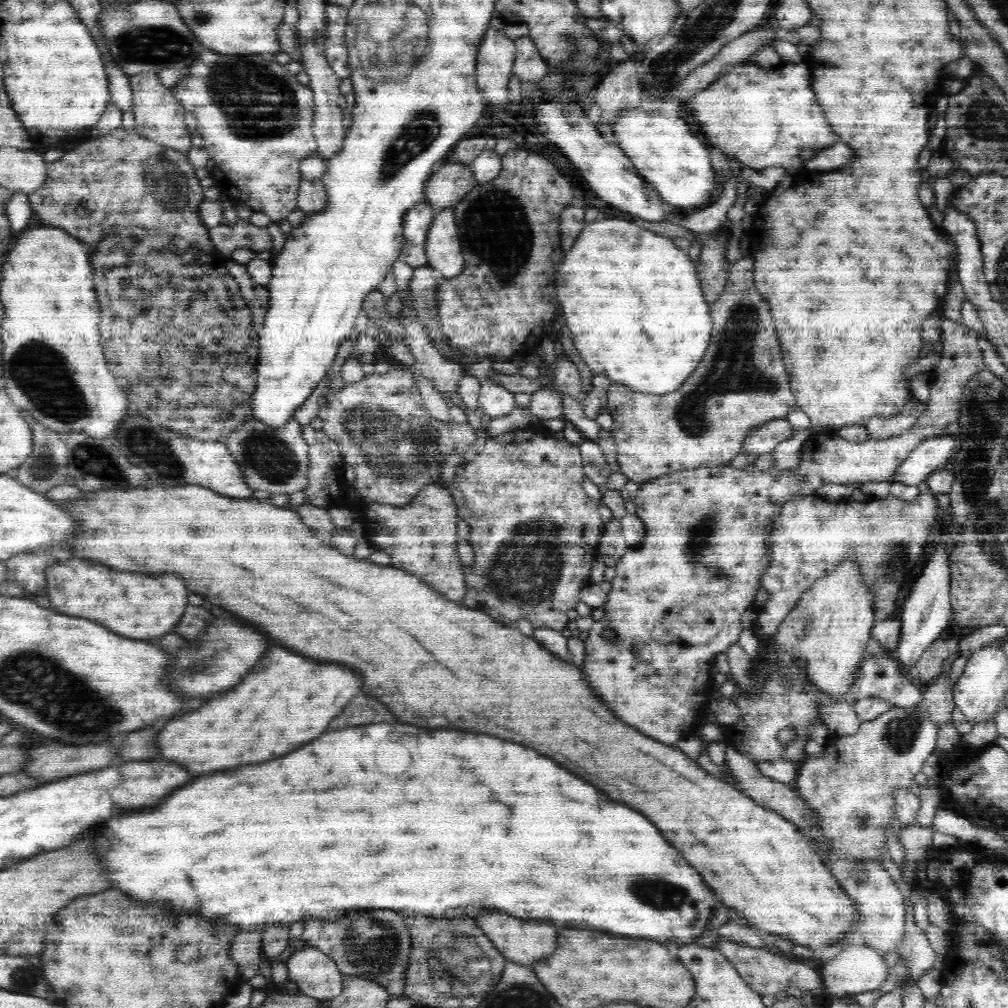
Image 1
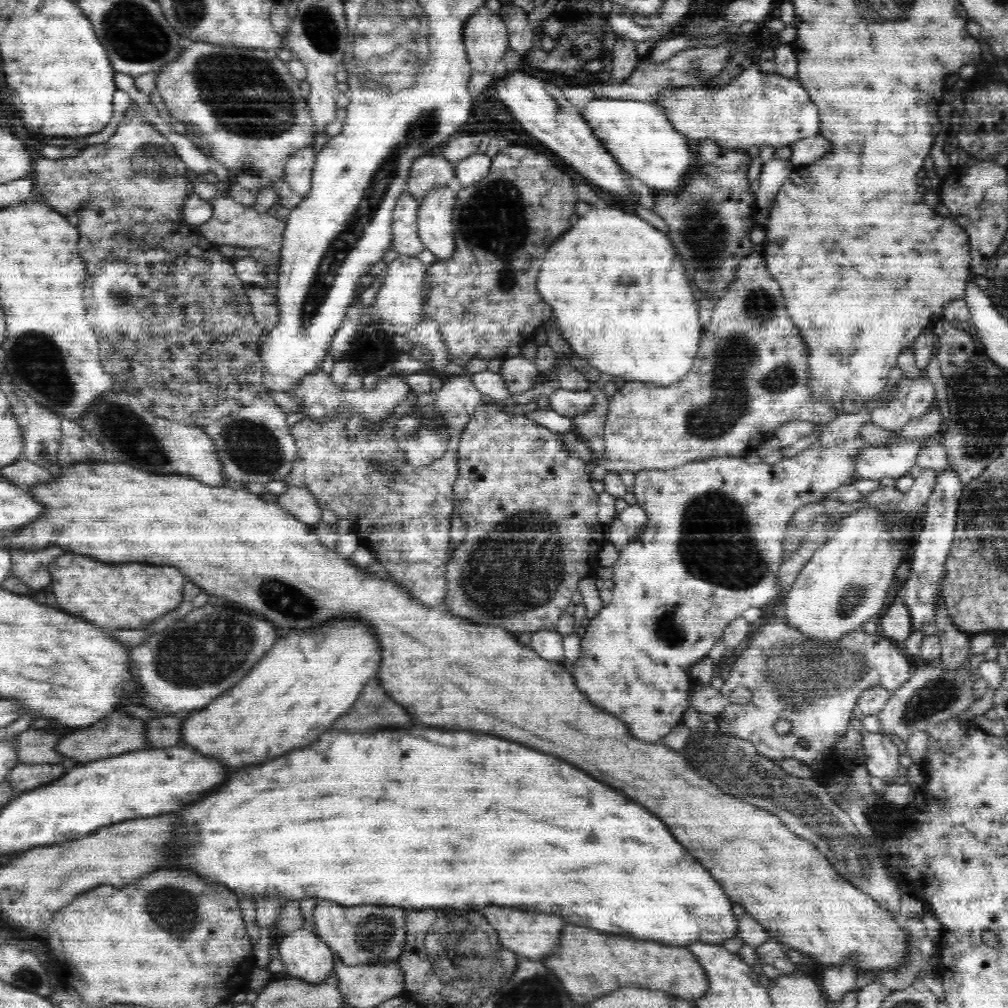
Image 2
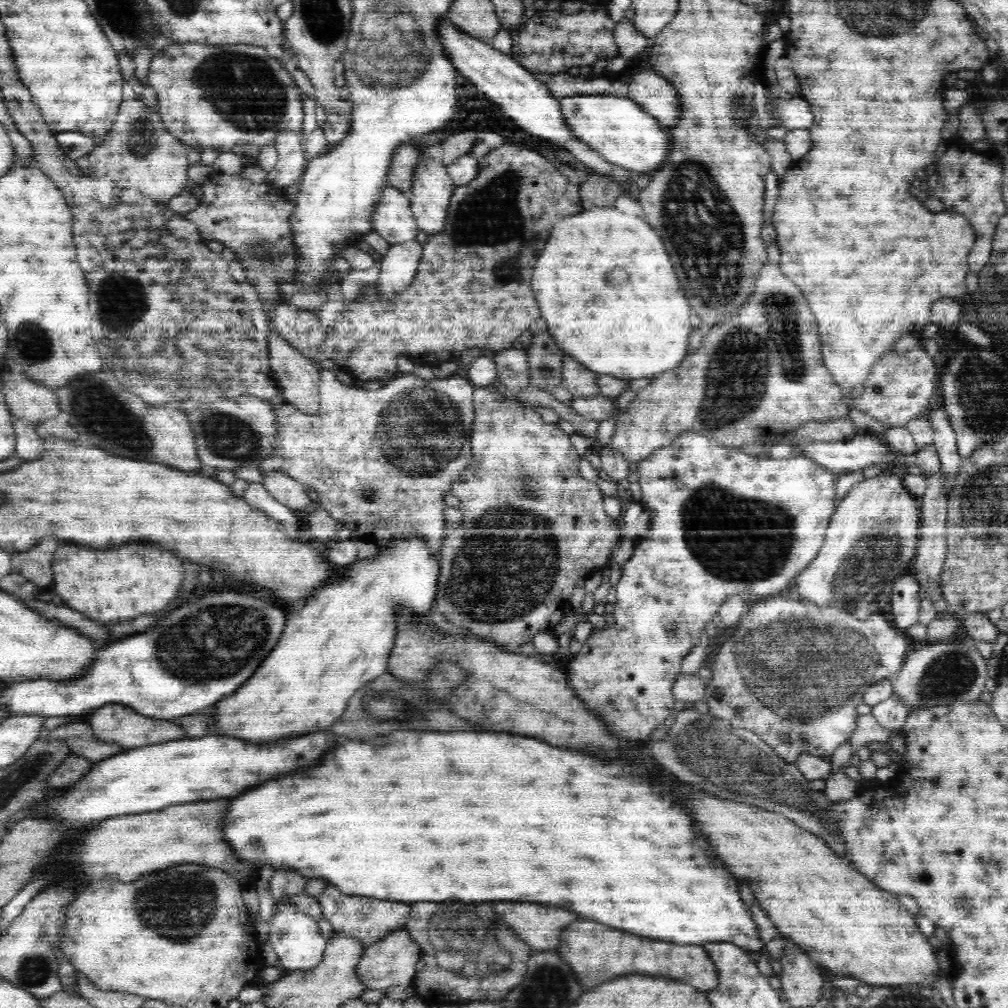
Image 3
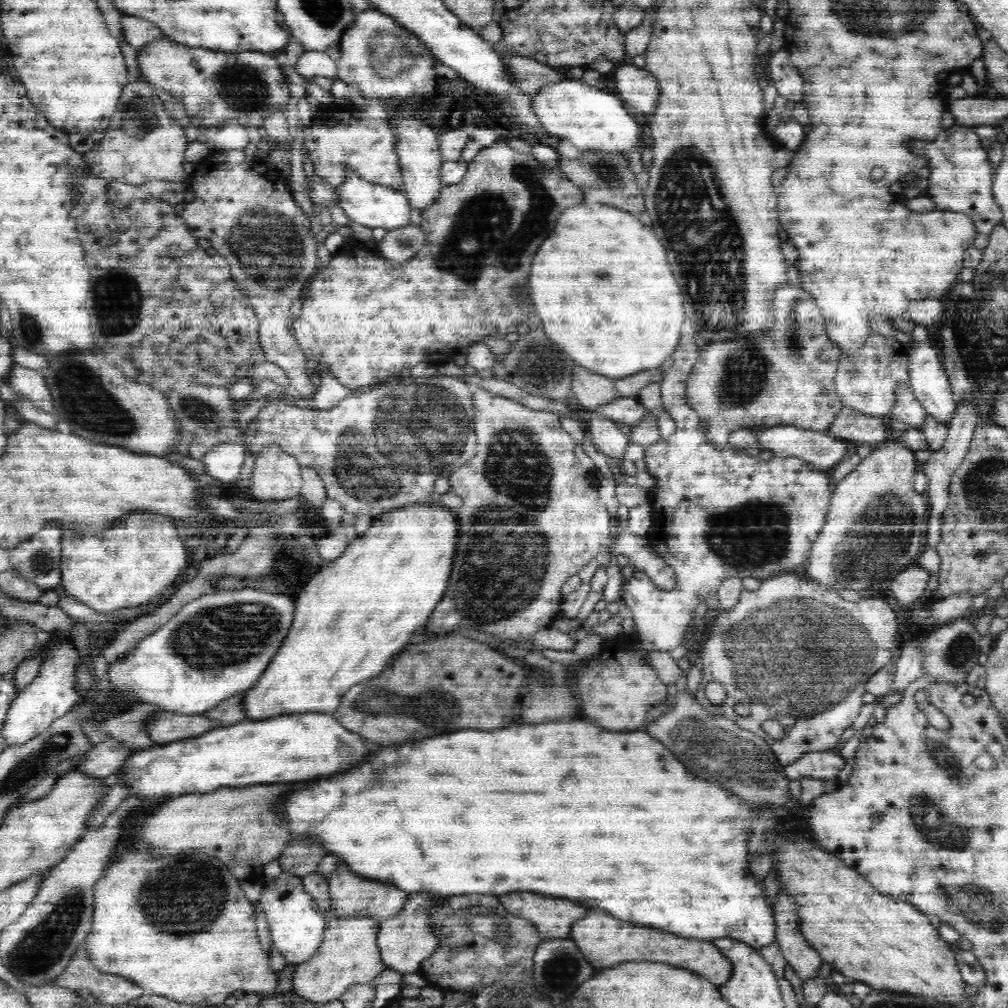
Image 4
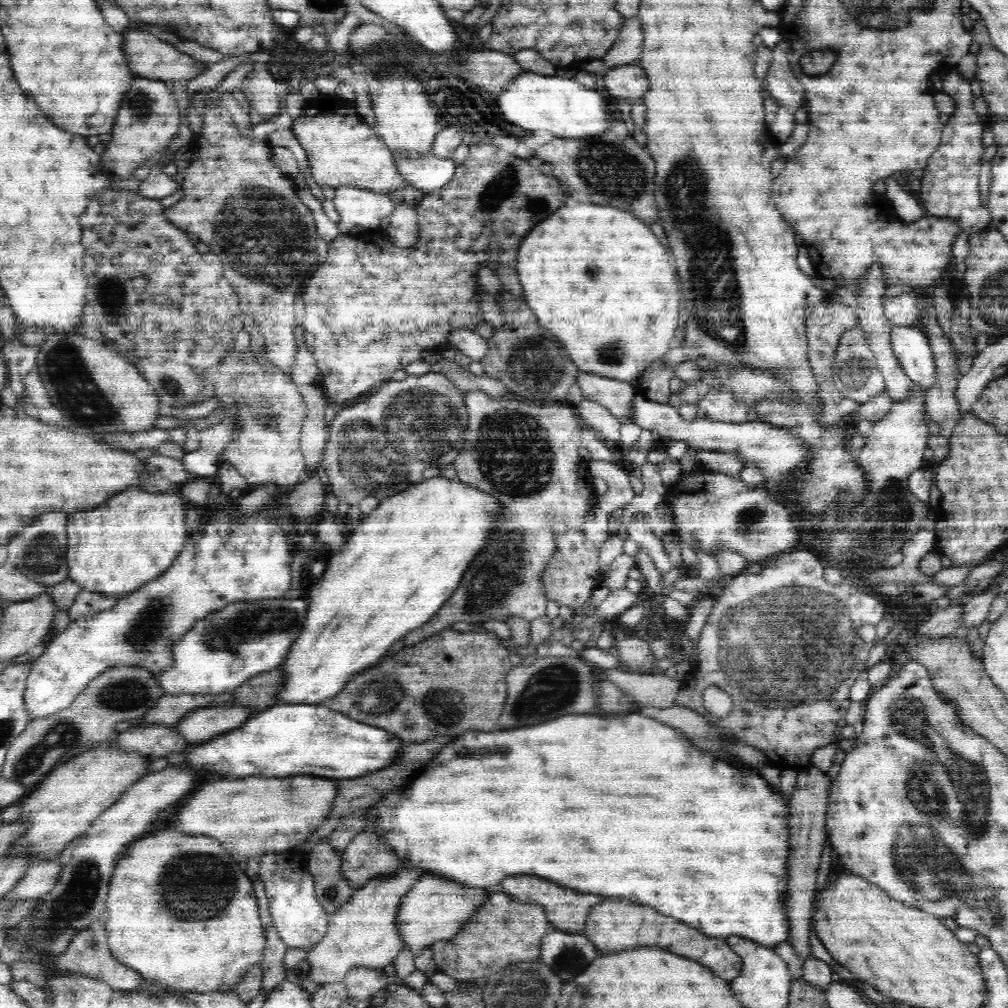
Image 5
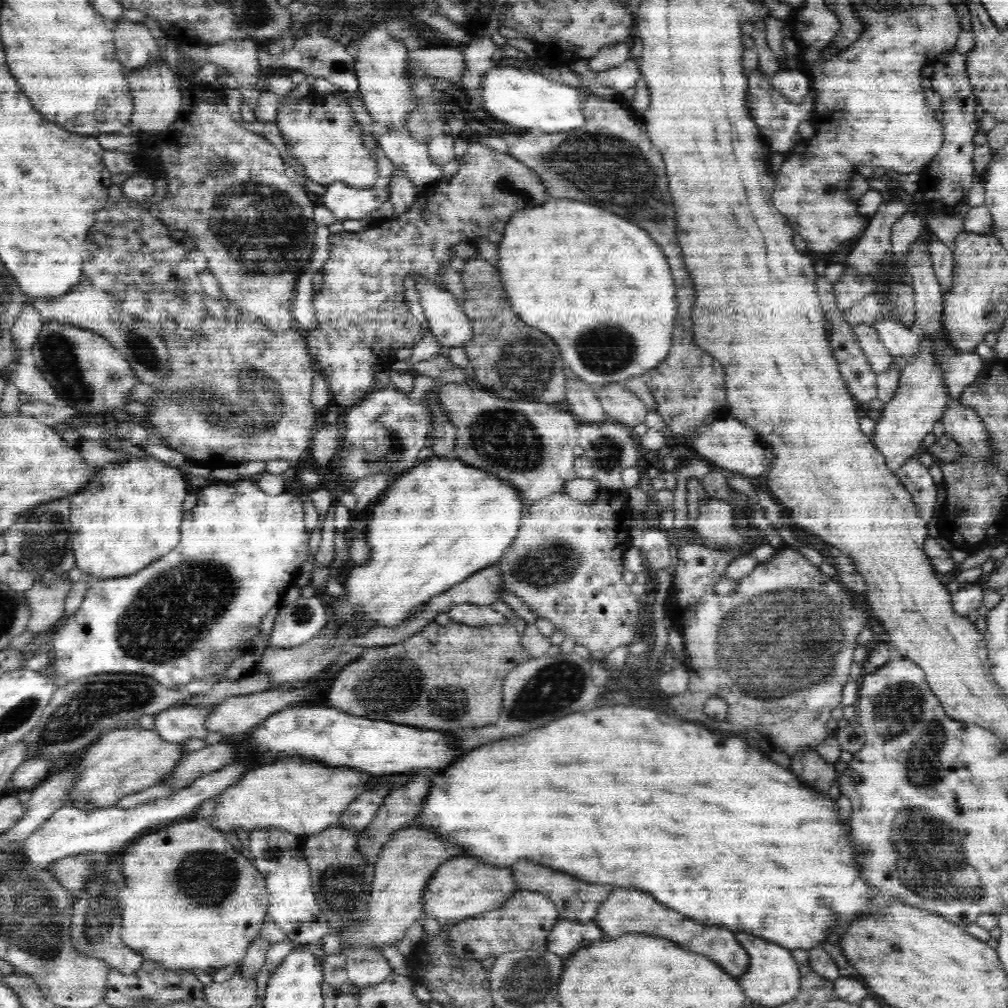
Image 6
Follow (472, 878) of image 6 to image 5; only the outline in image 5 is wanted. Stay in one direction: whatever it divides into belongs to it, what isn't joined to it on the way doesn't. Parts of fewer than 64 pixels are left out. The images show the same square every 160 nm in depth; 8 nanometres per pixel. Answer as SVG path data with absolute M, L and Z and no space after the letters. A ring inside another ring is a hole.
M424 874L411 890L407 892L398 910L398 925L402 931L403 948L408 948L413 956L420 956L426 948L430 948L438 940L448 940L462 930L468 918L476 915L484 906L490 892L499 891L497 887L486 888L482 885L468 885L450 878L442 878L440 874Z

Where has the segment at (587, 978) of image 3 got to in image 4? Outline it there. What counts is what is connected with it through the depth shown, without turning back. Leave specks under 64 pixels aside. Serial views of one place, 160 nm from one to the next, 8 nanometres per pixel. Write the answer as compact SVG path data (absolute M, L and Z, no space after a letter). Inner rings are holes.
M590 912L588 916L584 916L584 920L572 924L572 940L580 944L580 952L584 952L584 956L588 956L588 960L592 960L596 968L608 968L608 964L620 964L620 960L668 960L668 964L680 964L680 968L692 968L692 972L704 972L704 976L708 976L708 980L716 980L718 986L724 985L732 976L731 961L711 941L696 940L696 938L690 940L690 938L674 936L670 932L634 926L618 918L612 918L606 912Z

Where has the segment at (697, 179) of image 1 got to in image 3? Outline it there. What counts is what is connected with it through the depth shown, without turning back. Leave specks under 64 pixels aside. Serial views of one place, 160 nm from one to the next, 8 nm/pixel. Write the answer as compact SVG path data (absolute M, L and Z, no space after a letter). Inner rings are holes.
M590 93L562 97L557 101L565 126L576 138L597 150L609 163L626 172L654 172L669 156L664 127L642 107L626 97L604 93Z

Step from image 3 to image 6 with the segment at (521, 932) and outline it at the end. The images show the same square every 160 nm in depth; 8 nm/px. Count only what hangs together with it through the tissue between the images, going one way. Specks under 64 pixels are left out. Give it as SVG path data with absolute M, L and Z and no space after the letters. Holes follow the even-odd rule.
M526 860L515 862L512 873L516 876L519 890L528 890L532 892L542 892L546 895L559 911L559 918L564 920L576 920L586 922L593 920L597 915L602 900L606 900L612 894L612 886L596 886L596 884L588 884L582 880L576 880L572 873L563 872L560 869L546 868L540 864L532 864Z

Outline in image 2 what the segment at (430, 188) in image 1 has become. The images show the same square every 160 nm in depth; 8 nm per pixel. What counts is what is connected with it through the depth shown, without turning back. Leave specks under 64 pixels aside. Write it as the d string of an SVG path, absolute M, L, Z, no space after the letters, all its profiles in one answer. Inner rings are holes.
M438 152L418 157L409 168L409 178L405 182L405 190L420 203L430 187L455 186L454 168L454 164L443 158Z

